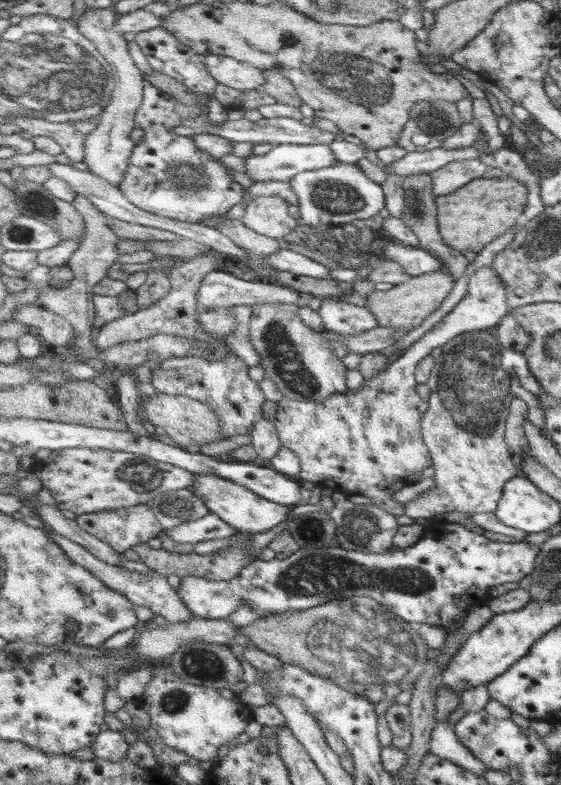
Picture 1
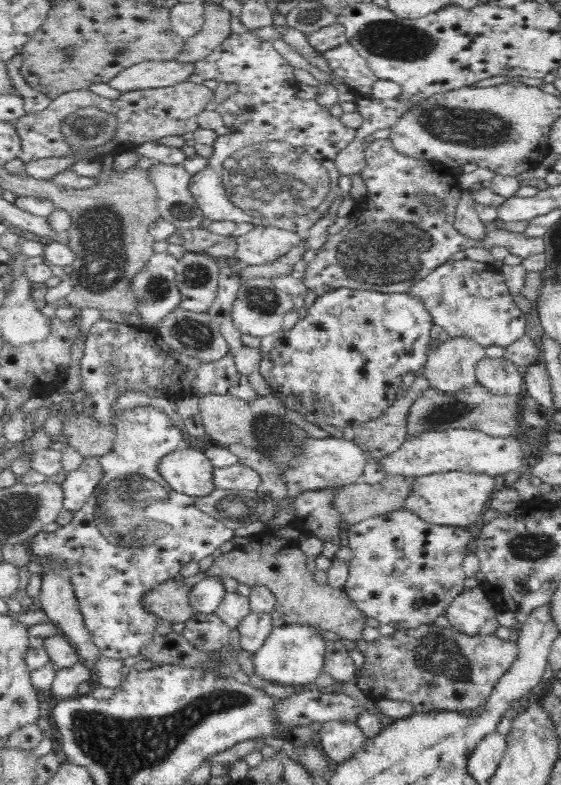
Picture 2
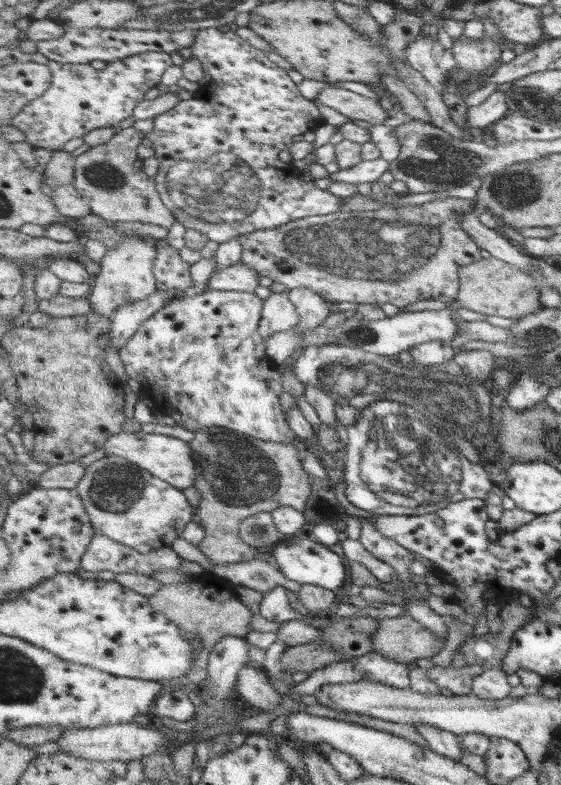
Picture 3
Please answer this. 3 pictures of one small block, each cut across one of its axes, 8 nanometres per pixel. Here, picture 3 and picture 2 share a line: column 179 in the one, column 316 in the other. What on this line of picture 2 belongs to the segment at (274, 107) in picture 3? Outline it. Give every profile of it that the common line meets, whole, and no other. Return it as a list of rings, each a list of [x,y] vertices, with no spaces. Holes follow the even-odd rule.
[[[254,31],[244,34],[232,32],[220,46],[216,46],[214,52],[194,63],[193,74],[203,76],[205,80],[235,82],[239,89],[224,102],[216,104],[215,109],[222,115],[223,125],[230,131],[214,140],[214,152],[208,158],[207,168],[191,176],[189,192],[206,219],[252,223],[302,234],[327,214],[335,216],[344,203],[339,188],[342,175],[334,160],[336,154],[354,140],[356,129],[343,125],[338,117],[316,103],[316,99],[294,98],[298,86],[292,73],[294,68],[274,49],[273,41],[261,40]],[[284,156],[292,162],[286,162],[286,170],[278,170],[274,164],[278,164],[280,158],[284,160]]]

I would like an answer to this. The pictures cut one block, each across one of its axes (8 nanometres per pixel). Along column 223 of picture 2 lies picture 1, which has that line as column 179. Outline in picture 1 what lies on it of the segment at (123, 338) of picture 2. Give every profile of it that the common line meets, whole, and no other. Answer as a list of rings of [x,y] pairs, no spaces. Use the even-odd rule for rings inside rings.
[[[235,354],[227,355],[221,361],[201,358],[169,358],[160,362],[159,368],[151,373],[151,384],[159,393],[185,395],[201,400],[211,408],[221,422],[223,438],[235,434],[250,436],[255,423],[263,418],[263,404],[266,394],[259,382],[249,376],[249,366]]]

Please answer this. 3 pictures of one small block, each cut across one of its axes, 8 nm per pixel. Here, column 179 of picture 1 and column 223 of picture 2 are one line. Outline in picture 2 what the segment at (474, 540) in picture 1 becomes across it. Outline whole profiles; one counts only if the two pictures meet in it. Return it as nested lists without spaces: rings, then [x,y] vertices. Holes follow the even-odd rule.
[[[206,577],[191,587],[190,607],[202,614],[212,614],[220,606],[226,590],[221,577]]]

